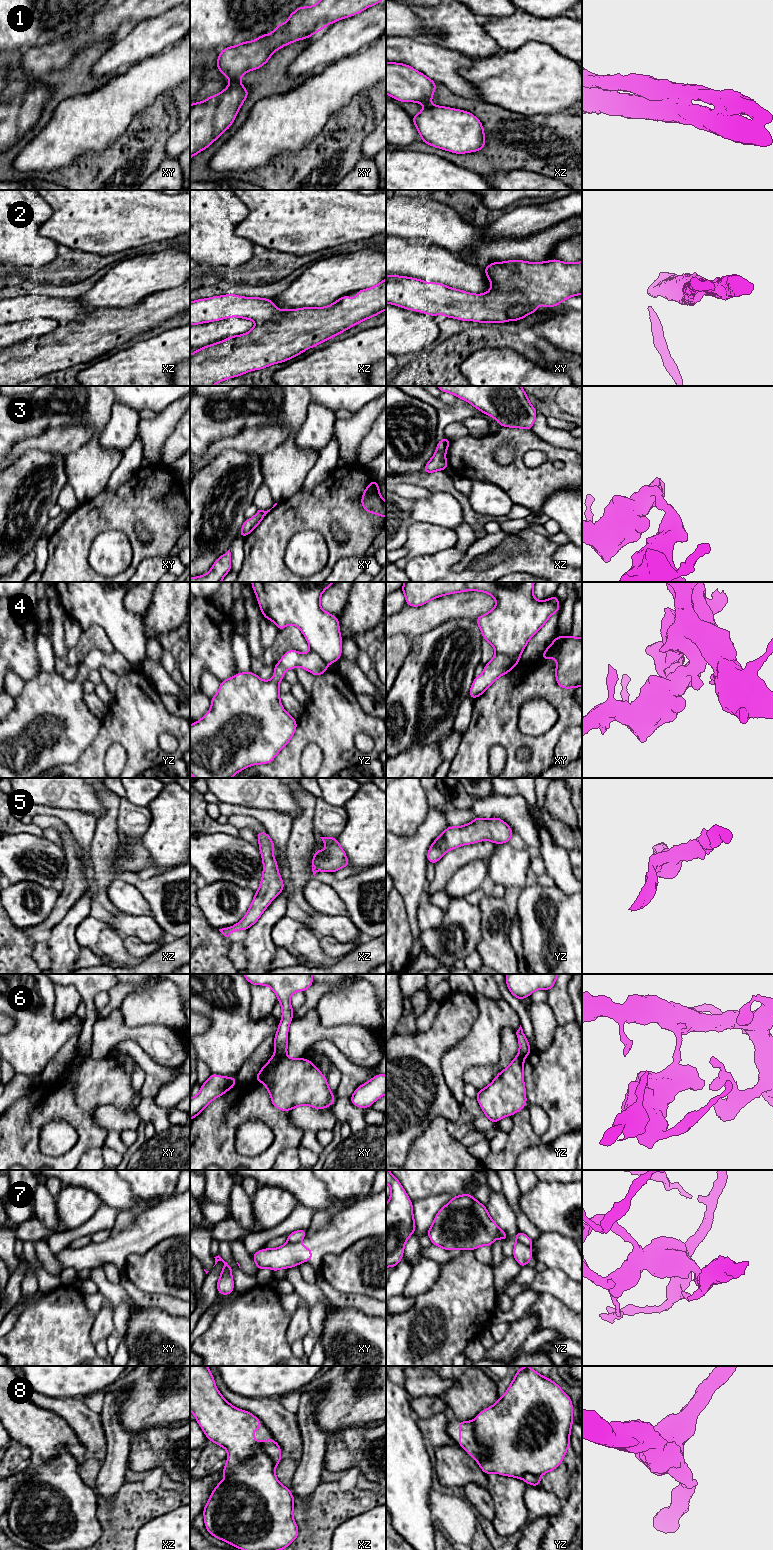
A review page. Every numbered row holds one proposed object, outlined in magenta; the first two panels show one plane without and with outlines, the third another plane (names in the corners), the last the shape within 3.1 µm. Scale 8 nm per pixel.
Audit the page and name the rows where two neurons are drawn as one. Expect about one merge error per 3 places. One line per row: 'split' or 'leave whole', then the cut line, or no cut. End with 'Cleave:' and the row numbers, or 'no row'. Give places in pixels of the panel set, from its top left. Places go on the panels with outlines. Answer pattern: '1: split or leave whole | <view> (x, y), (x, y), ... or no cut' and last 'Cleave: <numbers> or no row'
1: split | xy (239, 80), (230, 85)
2: leave whole | no cut
3: split | xz (436, 450), (444, 455)
4: split | xy (496, 652), (519, 659)
5: split | yz (491, 826), (495, 826), (498, 829), (501, 842)
6: split | xy (274, 1054), (285, 1056)
7: split | yz (516, 1240), (528, 1246)
8: leave whole | no cut
Cleave: 1, 3, 4, 5, 6, 7

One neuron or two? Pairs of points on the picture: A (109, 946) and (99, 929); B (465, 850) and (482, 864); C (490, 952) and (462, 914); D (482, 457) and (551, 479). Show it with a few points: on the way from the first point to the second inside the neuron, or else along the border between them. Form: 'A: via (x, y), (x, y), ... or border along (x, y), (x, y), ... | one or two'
A: via (105, 942), (99, 936), (99, 933) | one
B: border along (488, 859), (473, 860), (456, 871) | two
C: border along (480, 914), (480, 940), (475, 949) | two
D: via (499, 474), (514, 479), (534, 479) | one

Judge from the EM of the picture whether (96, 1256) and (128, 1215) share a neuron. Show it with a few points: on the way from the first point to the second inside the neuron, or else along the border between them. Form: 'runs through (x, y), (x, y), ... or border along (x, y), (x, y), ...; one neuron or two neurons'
border along (133, 1219), (122, 1229), (111, 1234); two neurons

